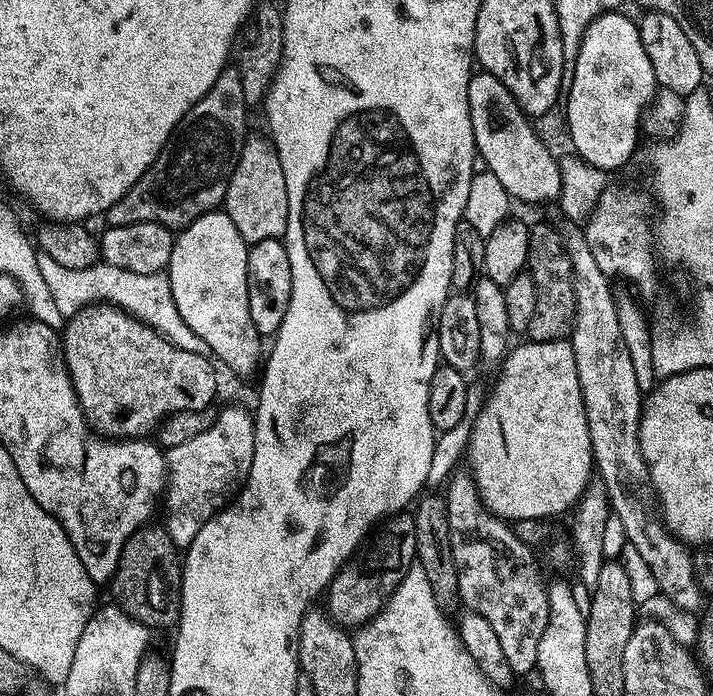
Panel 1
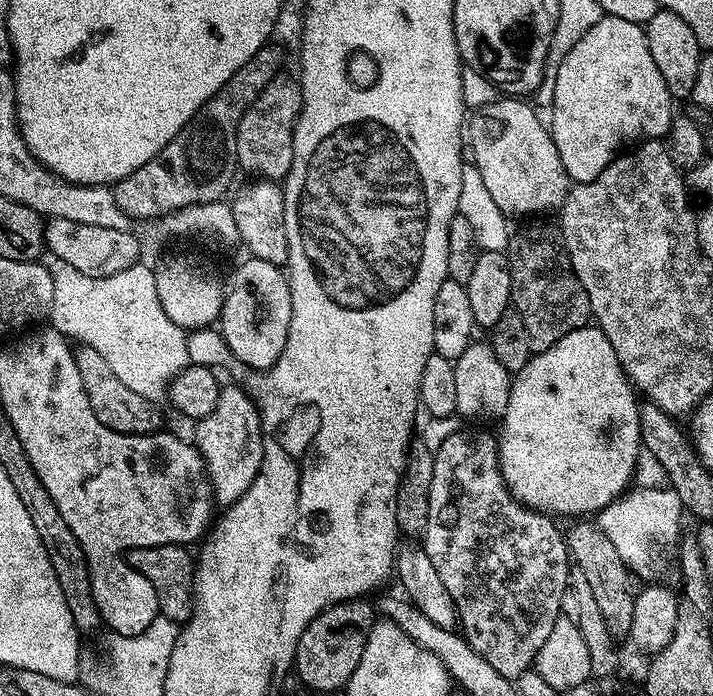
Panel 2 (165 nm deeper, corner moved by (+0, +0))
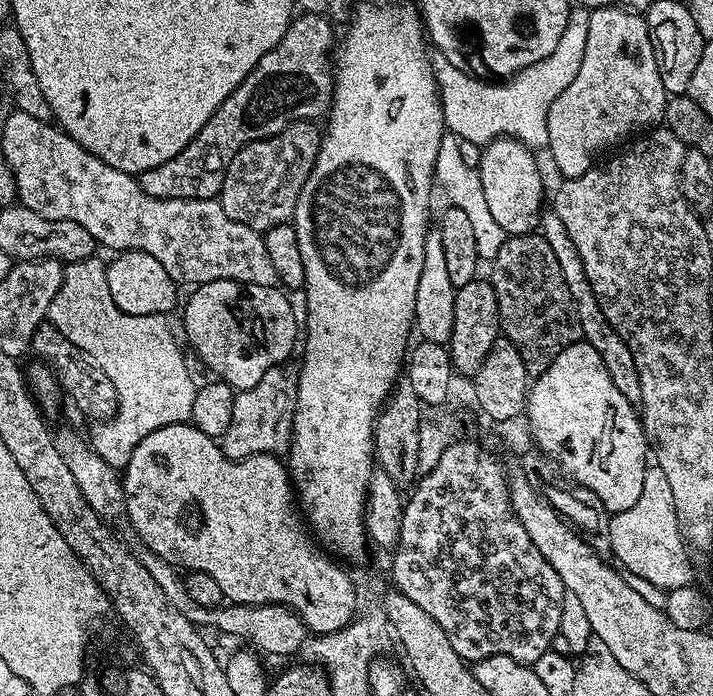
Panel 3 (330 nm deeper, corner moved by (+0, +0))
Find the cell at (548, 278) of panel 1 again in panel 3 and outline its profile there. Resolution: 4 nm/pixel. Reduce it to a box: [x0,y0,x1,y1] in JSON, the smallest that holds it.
[490,230,581,377]

